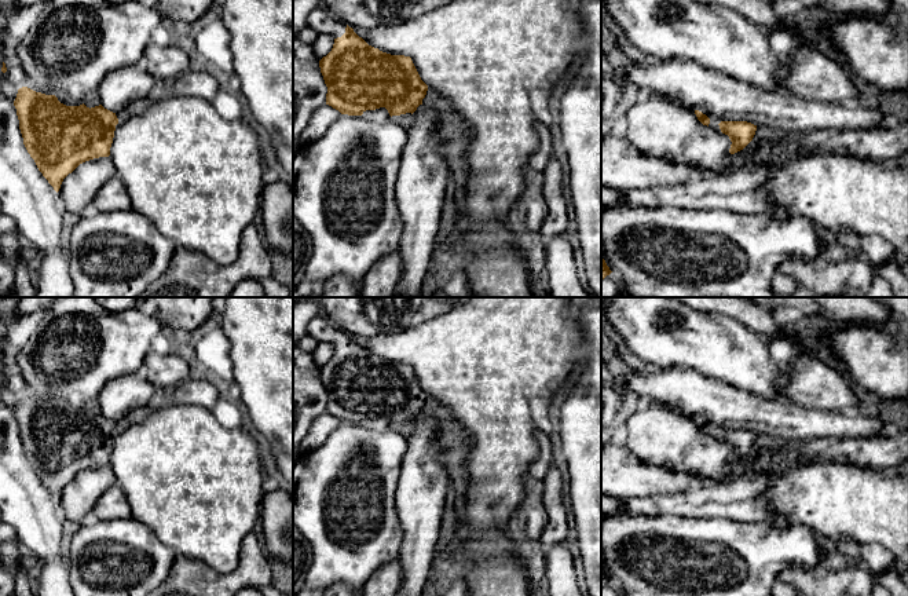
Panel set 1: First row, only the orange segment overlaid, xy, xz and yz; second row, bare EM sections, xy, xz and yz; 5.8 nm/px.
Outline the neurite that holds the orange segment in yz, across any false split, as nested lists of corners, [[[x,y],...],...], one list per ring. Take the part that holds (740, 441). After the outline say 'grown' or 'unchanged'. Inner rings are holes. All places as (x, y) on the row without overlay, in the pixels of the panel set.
[[[692,416],[698,428],[711,436],[715,440],[725,442],[729,445],[732,453],[729,457],[731,462],[743,458],[754,446],[757,434],[747,429],[725,429],[715,423],[711,423],[704,416]]]; grown

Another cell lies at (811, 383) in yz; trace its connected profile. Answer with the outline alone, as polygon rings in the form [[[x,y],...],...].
[[[792,356],[784,369],[779,387],[783,399],[824,412],[857,410],[860,399],[852,381],[817,358]]]

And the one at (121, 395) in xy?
[[[143,372],[113,379],[98,396],[100,413],[113,421],[124,418],[132,410],[147,406],[154,390]]]

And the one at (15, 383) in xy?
[[[14,369],[7,376],[7,387],[18,396],[28,394],[28,385],[19,370]]]

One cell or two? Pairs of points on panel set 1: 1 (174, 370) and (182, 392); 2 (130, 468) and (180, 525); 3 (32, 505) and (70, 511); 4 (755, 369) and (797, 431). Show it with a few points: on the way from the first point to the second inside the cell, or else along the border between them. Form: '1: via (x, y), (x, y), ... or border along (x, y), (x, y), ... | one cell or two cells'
1: border along (189, 376), (176, 387) | two cells
2: via (143, 482), (172, 511) | one cell
3: border along (55, 501), (59, 516), (63, 520) | two cells
4: border along (743, 390), (782, 399) | two cells

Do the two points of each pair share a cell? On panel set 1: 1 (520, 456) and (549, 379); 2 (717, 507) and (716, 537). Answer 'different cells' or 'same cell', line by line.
1: same cell
2: different cells

